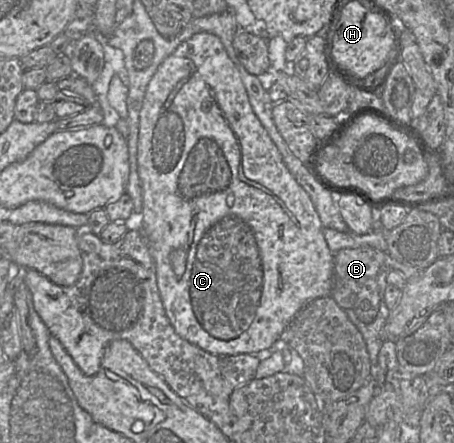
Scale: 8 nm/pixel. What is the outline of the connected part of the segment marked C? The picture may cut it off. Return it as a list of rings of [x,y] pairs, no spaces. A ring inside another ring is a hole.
[[[208,32],[194,34],[160,64],[151,78],[139,113],[137,166],[143,196],[142,234],[154,260],[157,286],[165,312],[183,339],[215,355],[256,353],[268,349],[277,341],[300,309],[319,297],[330,295],[334,253],[325,240],[319,215],[254,113],[240,73],[216,35]]]

